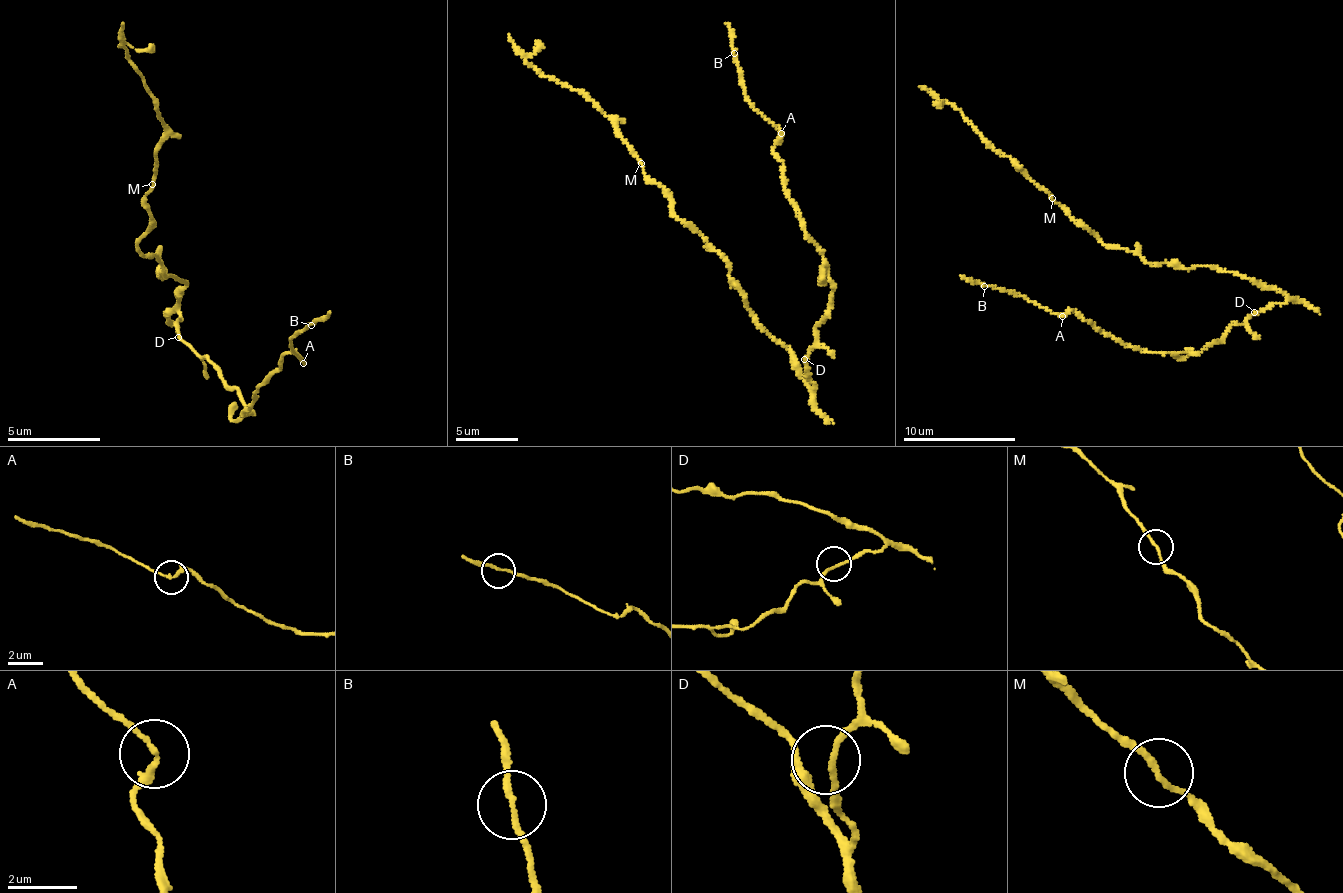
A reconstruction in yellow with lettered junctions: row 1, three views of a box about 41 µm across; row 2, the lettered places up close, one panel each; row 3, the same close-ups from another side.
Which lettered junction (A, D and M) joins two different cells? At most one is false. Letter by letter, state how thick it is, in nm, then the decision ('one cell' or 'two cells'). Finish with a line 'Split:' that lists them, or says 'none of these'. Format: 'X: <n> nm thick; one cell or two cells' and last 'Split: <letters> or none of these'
A: 160 nm thick; one cell
D: 150 nm thick; one cell
M: 160 nm thick; one cell
Split: none of these

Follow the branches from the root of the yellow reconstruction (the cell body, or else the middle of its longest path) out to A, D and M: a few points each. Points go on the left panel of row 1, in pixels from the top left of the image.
A: (180, 293), (178, 335), (240, 391), (256, 412), (246, 415), (281, 357), (303, 364)
D: (180, 293), (173, 292), (179, 304), (177, 313), (182, 318), (178, 324), (178, 337)
M: (180, 293), (182, 281), (169, 269), (162, 276), (162, 263), (138, 246), (154, 221), (152, 184)

